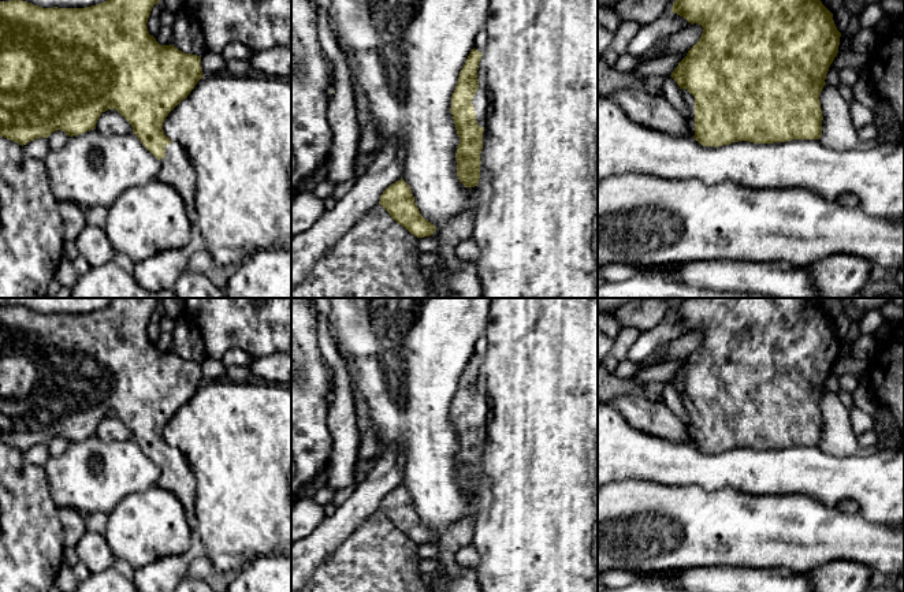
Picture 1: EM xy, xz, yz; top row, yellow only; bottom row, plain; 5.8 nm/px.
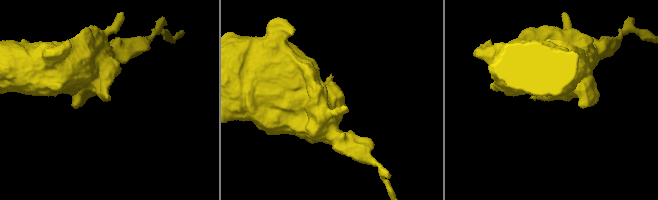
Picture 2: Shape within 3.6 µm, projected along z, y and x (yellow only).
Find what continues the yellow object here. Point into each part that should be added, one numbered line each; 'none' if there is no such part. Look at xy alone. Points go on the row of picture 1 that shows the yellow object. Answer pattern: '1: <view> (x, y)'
1: xy (177, 171)

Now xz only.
1: xz (479, 101)

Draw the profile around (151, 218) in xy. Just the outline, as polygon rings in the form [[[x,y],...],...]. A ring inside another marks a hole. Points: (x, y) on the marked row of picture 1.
[[[157,179],[124,190],[108,208],[104,230],[115,252],[126,254],[134,264],[167,249],[187,250],[197,241],[182,197]]]

